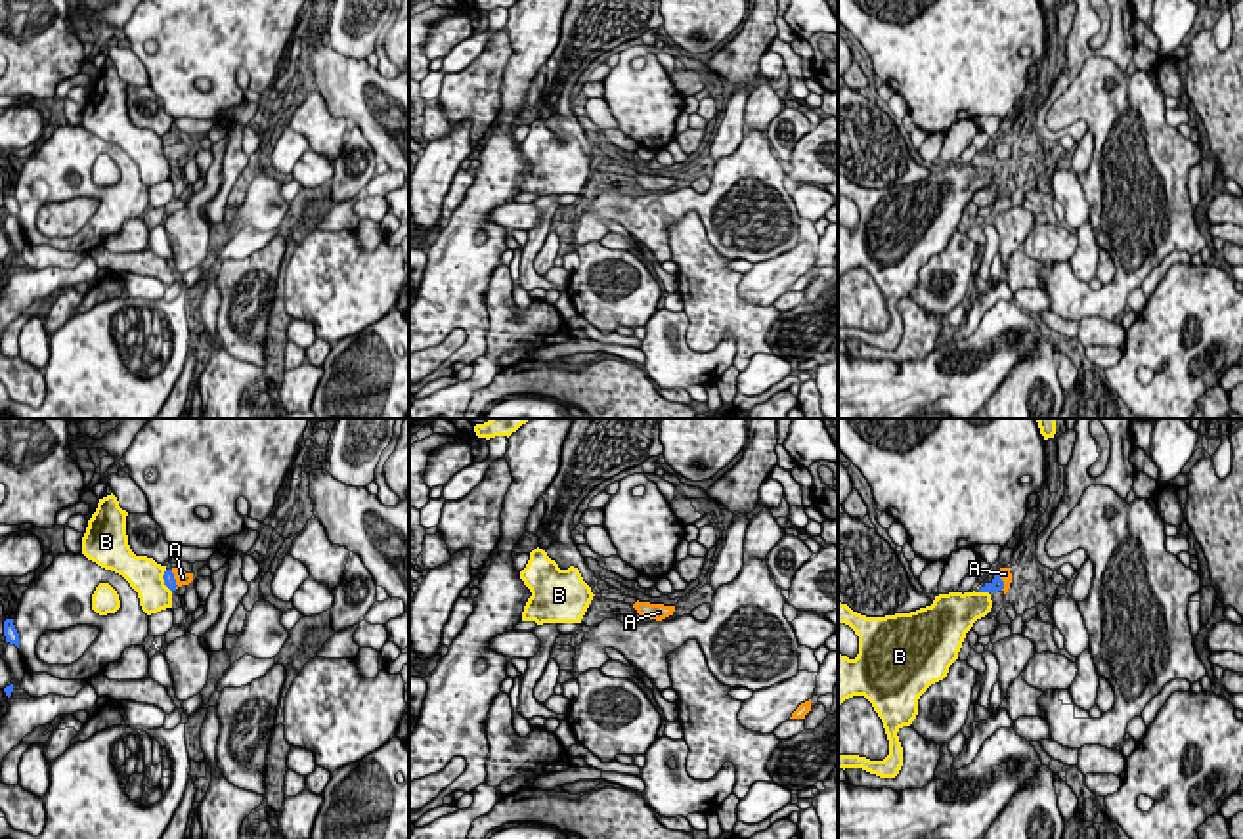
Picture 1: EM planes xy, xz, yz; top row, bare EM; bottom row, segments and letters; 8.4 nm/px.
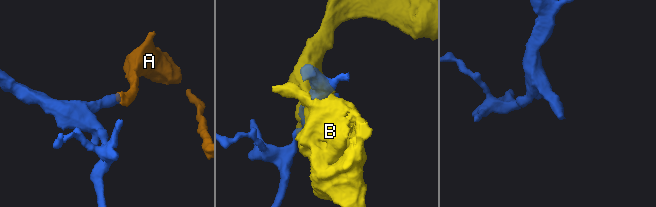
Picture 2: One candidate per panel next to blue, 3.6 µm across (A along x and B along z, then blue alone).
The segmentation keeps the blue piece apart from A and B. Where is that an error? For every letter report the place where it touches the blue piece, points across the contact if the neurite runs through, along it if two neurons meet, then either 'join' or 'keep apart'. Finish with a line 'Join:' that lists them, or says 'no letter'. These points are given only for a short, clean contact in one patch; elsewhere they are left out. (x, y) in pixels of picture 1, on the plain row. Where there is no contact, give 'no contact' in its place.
A: yz (1003, 153) | across yz (997, 155), (1003, 153), (1004, 146) | join
B: yz (983, 163) | keep apart
Join: A

